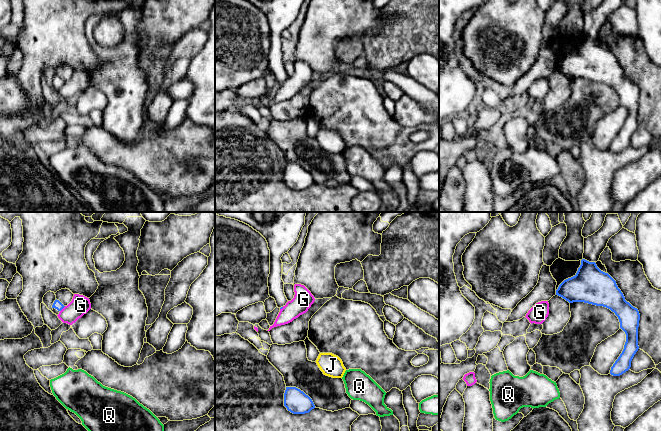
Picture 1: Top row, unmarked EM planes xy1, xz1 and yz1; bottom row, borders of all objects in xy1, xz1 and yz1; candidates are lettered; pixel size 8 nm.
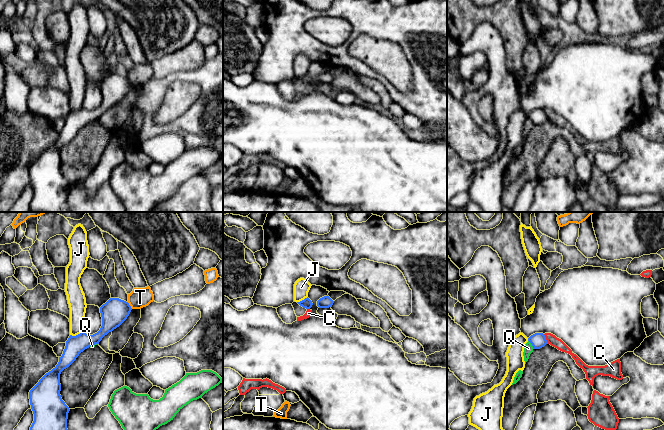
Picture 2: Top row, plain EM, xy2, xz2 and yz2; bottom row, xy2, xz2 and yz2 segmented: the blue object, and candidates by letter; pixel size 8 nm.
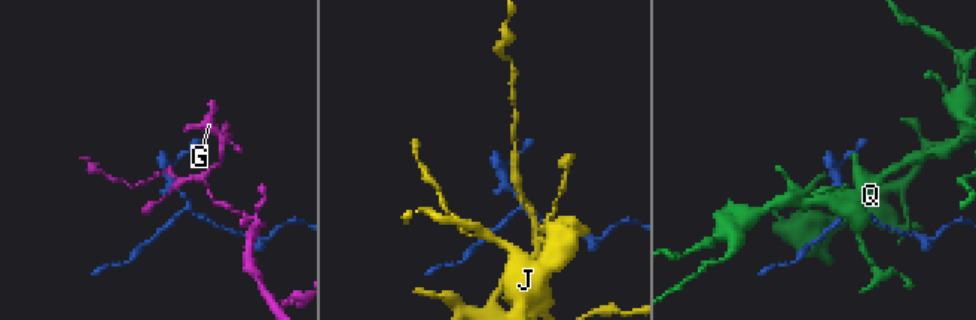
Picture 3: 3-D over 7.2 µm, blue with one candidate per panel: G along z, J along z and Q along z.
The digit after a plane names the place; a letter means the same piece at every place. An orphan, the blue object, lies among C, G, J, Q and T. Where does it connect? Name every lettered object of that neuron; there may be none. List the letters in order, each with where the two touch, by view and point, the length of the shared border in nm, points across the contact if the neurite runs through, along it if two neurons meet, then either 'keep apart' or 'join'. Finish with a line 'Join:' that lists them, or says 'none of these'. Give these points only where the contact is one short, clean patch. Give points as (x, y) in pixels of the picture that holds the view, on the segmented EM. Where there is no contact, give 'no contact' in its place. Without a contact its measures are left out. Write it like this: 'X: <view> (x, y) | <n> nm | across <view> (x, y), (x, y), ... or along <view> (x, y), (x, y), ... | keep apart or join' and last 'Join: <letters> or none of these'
C: yz2 (545, 339) | 90 nm | along yz2 (543, 334), (548, 343) | keep apart
G: xy1 (62, 308) | 60 nm | along xy1 (65, 306), (60, 311) | keep apart
J: xy2 (76, 335) | 110 nm | along xy2 (82, 331), (75, 335), (70, 335) | keep apart
Q: yz2 (531, 343) | 90 nm | along yz2 (528, 340), (534, 348) | keep apart
T: xy2 (129, 305) | 70 nm | along xy2 (127, 302), (132, 308) | keep apart
Join: none of these

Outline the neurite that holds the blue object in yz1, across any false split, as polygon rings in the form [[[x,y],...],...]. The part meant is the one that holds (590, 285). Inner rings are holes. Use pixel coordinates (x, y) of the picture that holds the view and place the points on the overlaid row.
[[[581,260],[575,276],[564,280],[556,295],[569,303],[584,302],[610,309],[618,317],[620,328],[626,334],[624,349],[611,367],[610,374],[620,376],[631,367],[631,361],[639,349],[638,327],[640,314],[637,308],[625,300],[616,281],[601,271],[595,262]]]

